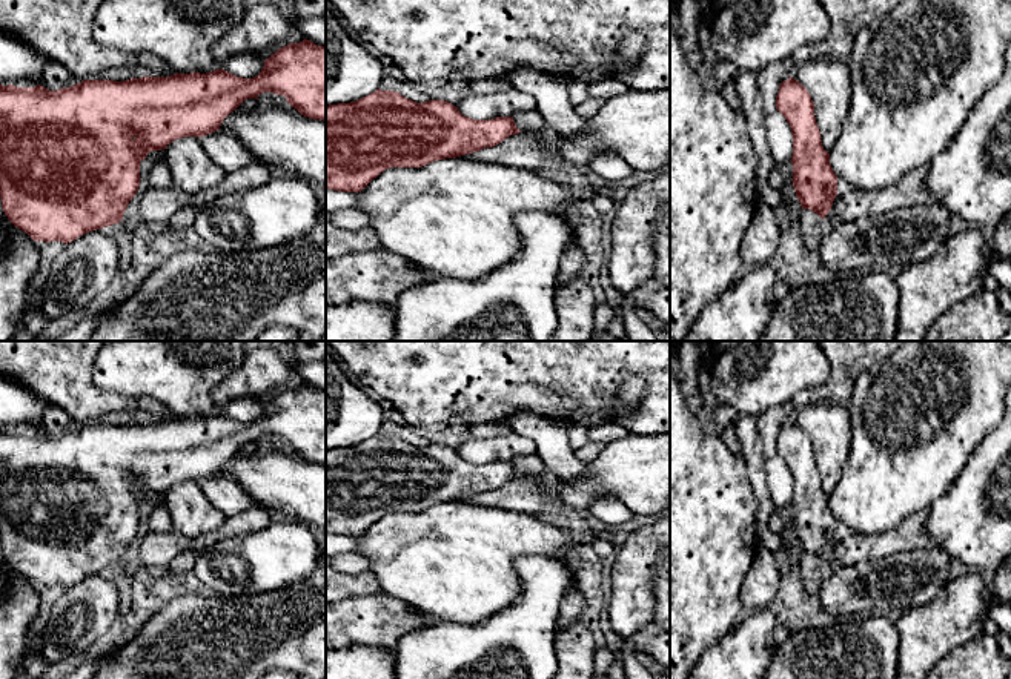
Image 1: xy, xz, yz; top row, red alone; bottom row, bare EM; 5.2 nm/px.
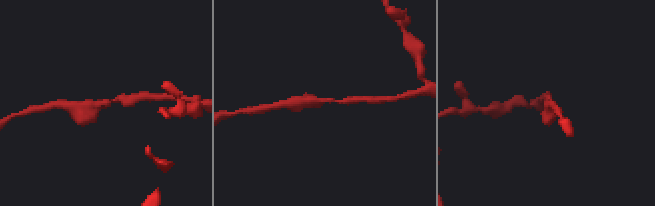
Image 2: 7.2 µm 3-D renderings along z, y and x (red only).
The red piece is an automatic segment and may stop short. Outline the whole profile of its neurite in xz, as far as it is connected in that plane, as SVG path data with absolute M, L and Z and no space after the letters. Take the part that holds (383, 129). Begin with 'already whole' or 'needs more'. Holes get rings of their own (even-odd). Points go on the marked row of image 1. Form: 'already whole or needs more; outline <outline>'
already whole; outline M376 89L356 101L326 106L326 189L358 194L389 167L423 167L493 147L519 132L513 117L473 120L444 100L416 103Z

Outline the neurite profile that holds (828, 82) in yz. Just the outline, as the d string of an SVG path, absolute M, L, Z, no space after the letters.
M811 60L801 65L791 77L810 92L822 146L830 152L848 115L851 101L850 63L845 60Z

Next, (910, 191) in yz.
M926 167L913 169L896 184L880 190L853 189L844 195L836 195L824 224L856 221L859 217L871 218L908 206L923 206L934 203L925 187Z

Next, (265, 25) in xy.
M250 5L244 18L212 46L212 57L226 61L243 52L260 54L286 40L293 25L273 5Z

